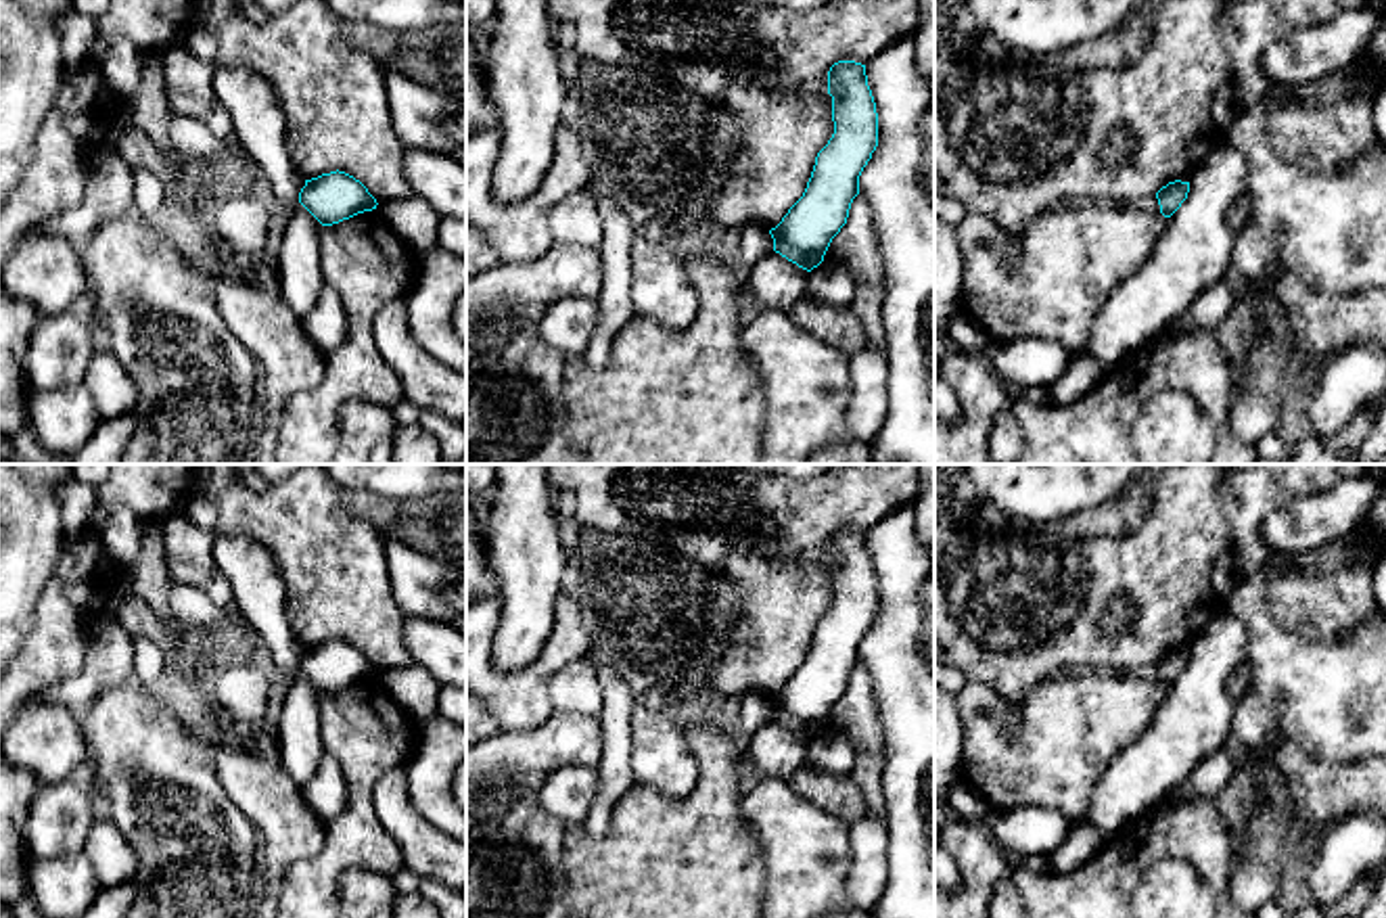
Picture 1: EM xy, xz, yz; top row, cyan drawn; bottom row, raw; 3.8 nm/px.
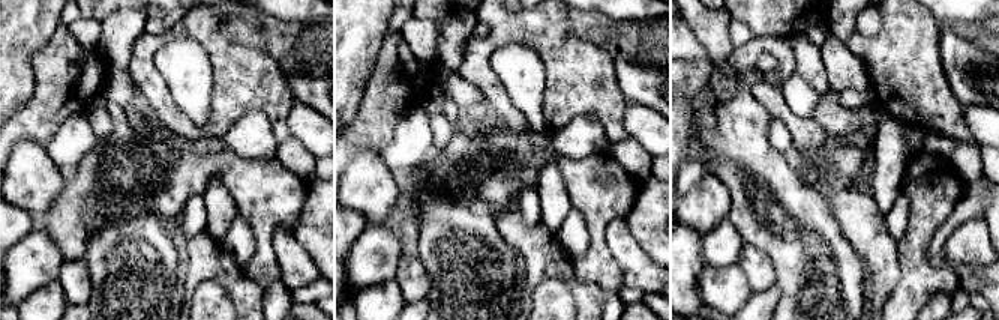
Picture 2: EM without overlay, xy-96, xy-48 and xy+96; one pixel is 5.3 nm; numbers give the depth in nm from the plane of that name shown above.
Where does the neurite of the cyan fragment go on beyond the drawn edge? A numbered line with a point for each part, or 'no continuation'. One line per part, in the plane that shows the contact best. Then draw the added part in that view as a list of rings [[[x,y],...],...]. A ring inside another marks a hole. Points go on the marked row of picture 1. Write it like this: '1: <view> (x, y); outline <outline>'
no continuation

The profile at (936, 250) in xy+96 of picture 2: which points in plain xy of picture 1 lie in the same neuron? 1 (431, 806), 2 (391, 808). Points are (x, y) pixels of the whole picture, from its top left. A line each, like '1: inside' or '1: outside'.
1: outside
2: inside

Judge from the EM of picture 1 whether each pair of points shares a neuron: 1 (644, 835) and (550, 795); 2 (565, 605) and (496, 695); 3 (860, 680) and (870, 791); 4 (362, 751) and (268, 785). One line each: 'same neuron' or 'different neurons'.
1: different neurons
2: same neuron
3: same neuron
4: different neurons

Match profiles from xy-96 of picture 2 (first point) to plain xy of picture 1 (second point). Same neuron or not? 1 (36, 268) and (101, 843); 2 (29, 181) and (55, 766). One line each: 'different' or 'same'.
1: different
2: same

